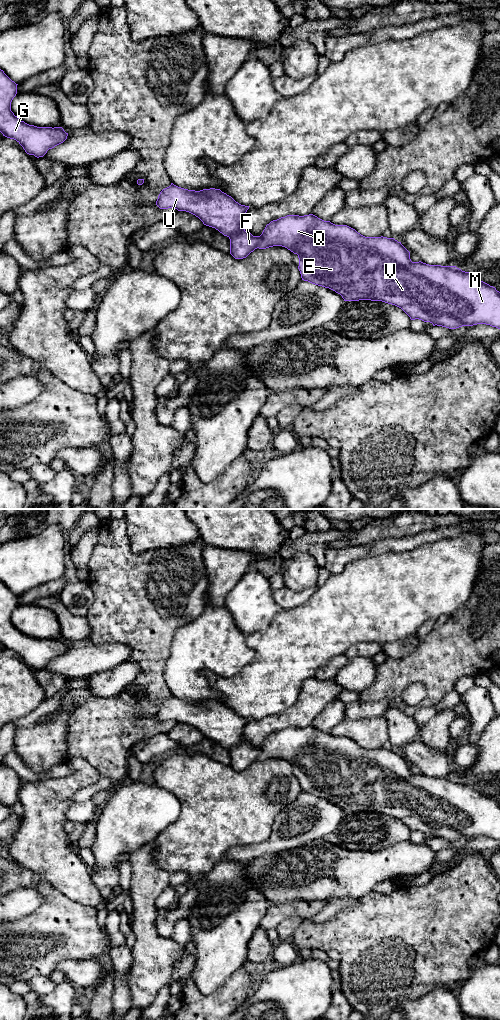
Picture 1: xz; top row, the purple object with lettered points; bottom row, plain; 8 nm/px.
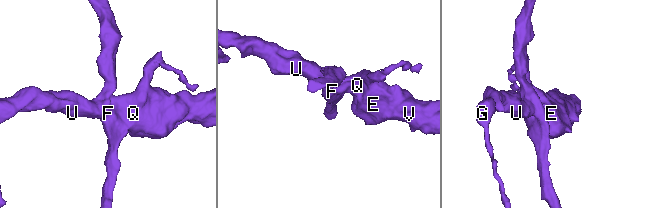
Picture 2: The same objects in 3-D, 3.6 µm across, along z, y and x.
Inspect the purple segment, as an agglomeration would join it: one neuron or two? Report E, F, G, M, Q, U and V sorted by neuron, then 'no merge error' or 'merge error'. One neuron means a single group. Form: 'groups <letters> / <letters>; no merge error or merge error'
groups E G M Q U V / F; merge error

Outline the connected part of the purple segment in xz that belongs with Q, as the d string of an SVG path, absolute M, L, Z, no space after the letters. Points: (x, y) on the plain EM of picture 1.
M313 726L299 728L299 727L287 727L277 732L271 733L266 737L262 746L259 748L260 754L258 756L259 761L266 761L273 758L282 758L298 767L299 778L298 781L301 786L301 790L304 793L308 793L312 796L329 800L336 805L340 806L344 813L359 813L359 812L371 812L382 813L388 816L395 817L401 820L411 832L419 831L424 834L430 834L433 838L442 838L449 841L456 841L462 838L473 838L477 836L486 836L492 839L500 841L500 804L495 799L476 791L472 785L462 783L456 778L441 778L441 777L429 777L419 774L412 774L410 771L410 764L394 750L387 749L365 749L358 745L355 741L347 737L335 737L330 733L324 733Z

